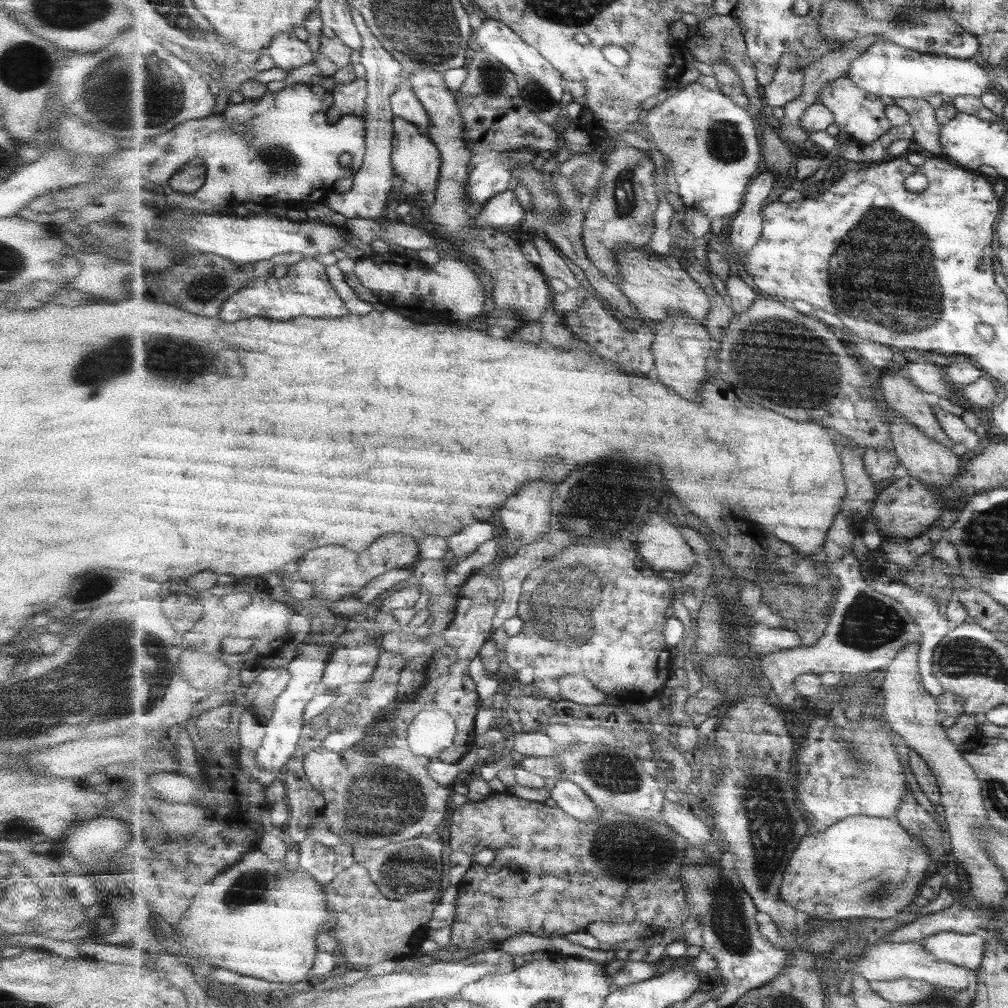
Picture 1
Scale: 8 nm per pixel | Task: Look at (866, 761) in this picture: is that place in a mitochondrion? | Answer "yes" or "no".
yes

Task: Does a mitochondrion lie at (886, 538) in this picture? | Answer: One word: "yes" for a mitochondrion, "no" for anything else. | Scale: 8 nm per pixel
no

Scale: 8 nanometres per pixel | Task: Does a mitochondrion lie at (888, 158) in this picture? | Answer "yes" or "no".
no

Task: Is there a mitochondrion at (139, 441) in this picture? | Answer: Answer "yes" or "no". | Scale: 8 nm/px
no

